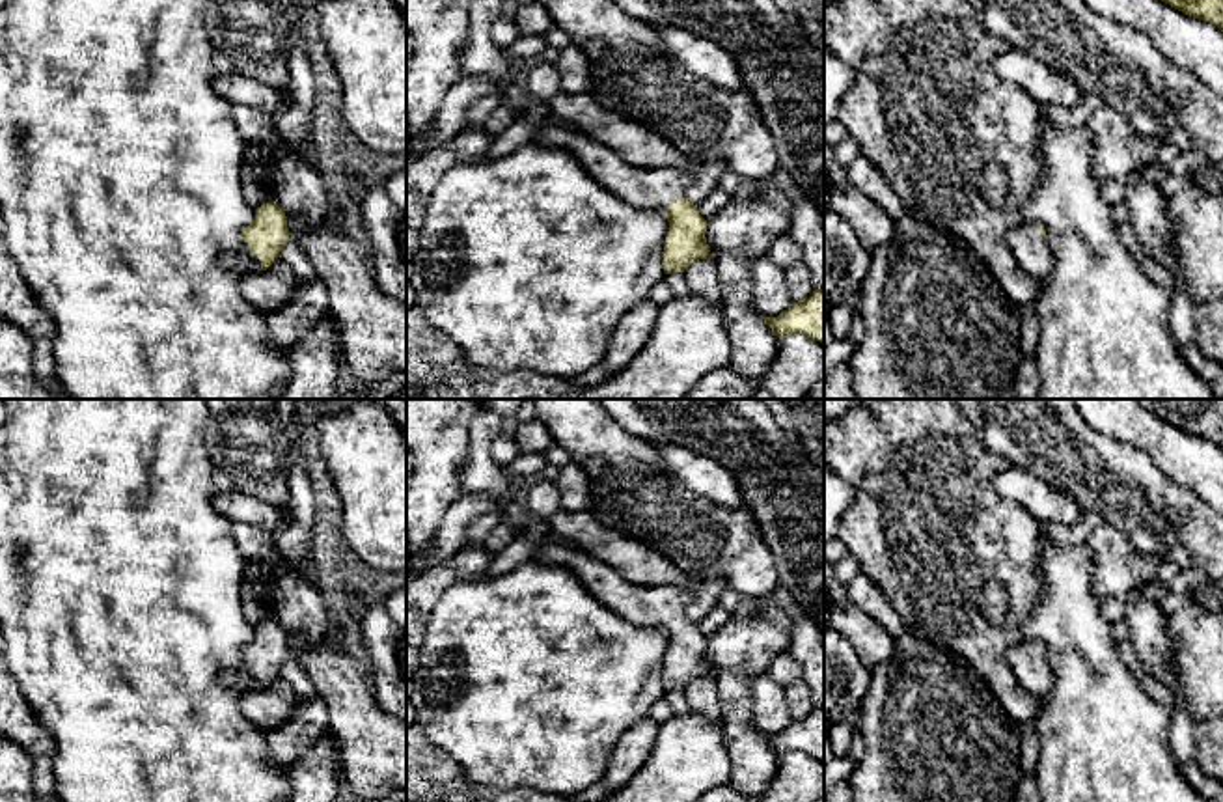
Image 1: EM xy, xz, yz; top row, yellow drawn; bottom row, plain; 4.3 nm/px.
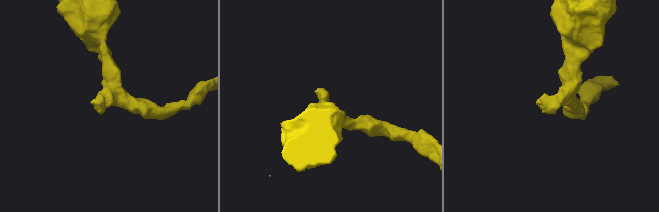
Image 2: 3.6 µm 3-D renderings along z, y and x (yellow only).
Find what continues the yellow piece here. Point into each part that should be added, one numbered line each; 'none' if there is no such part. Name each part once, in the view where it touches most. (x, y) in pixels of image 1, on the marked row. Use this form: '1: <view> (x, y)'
1: xy (243, 260)

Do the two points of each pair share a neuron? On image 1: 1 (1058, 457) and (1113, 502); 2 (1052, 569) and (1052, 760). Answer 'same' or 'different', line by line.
1: same
2: same

